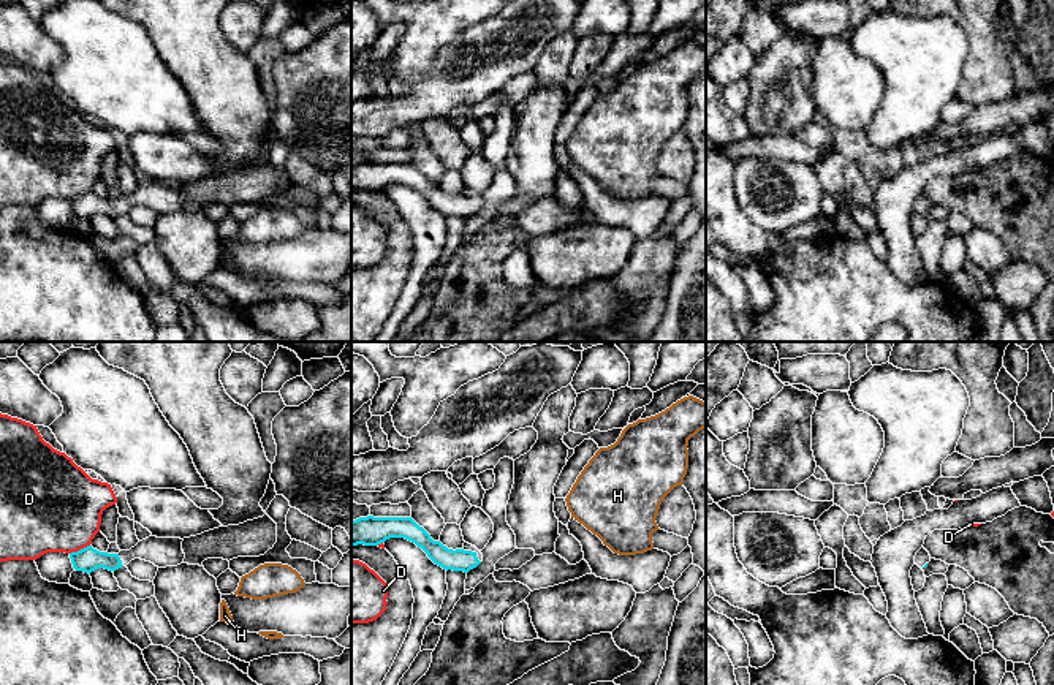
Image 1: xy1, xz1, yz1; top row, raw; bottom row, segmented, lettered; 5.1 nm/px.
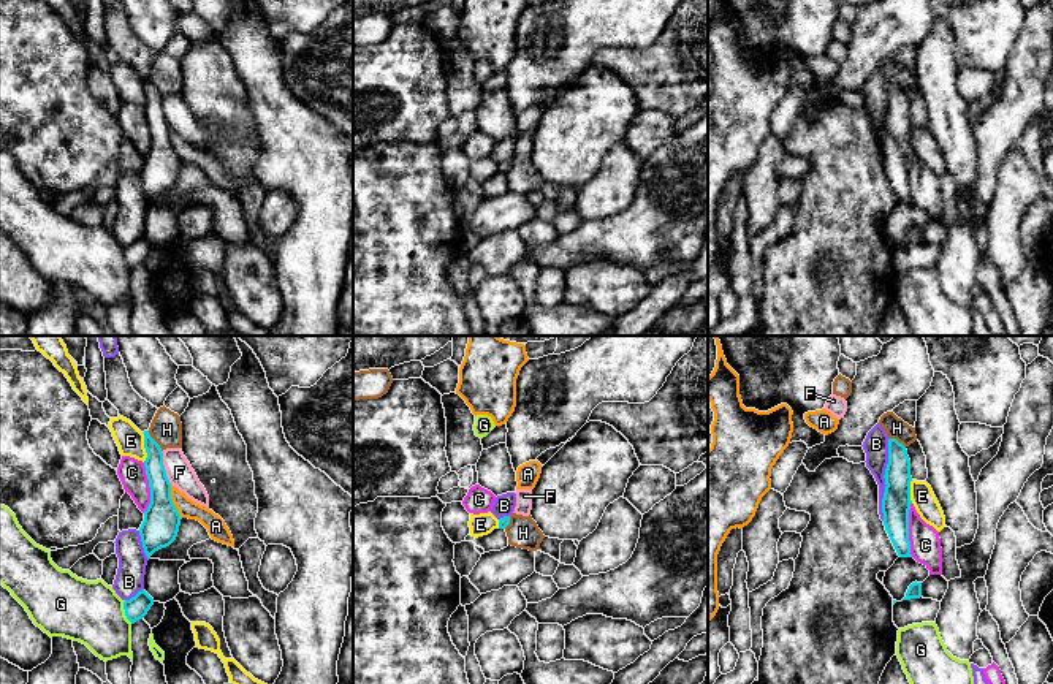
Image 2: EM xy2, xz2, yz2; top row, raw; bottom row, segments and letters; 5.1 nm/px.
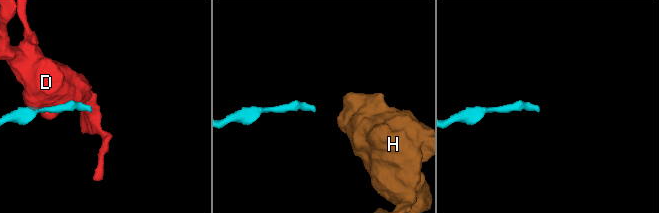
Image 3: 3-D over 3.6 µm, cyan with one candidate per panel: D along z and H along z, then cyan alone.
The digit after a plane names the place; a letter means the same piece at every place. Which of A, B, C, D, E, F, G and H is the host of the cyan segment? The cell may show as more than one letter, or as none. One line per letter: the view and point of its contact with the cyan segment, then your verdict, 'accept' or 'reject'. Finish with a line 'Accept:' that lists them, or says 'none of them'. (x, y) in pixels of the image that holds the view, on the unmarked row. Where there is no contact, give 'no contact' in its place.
A: meets cyan in xy2 at (171, 148); reject
B: meets cyan in yz2 at (885, 125); reject
C: meets cyan in yz2 at (908, 174); reject
D: meets cyan in xy1 at (81, 195); reject
E: meets cyan in xy2 at (144, 92); reject
F: meets cyan in xy2 at (163, 113); reject
G: meets cyan in xy2 at (125, 257); reject
H: meets cyan in xy2 at (154, 86); reject
Accept: none of them

